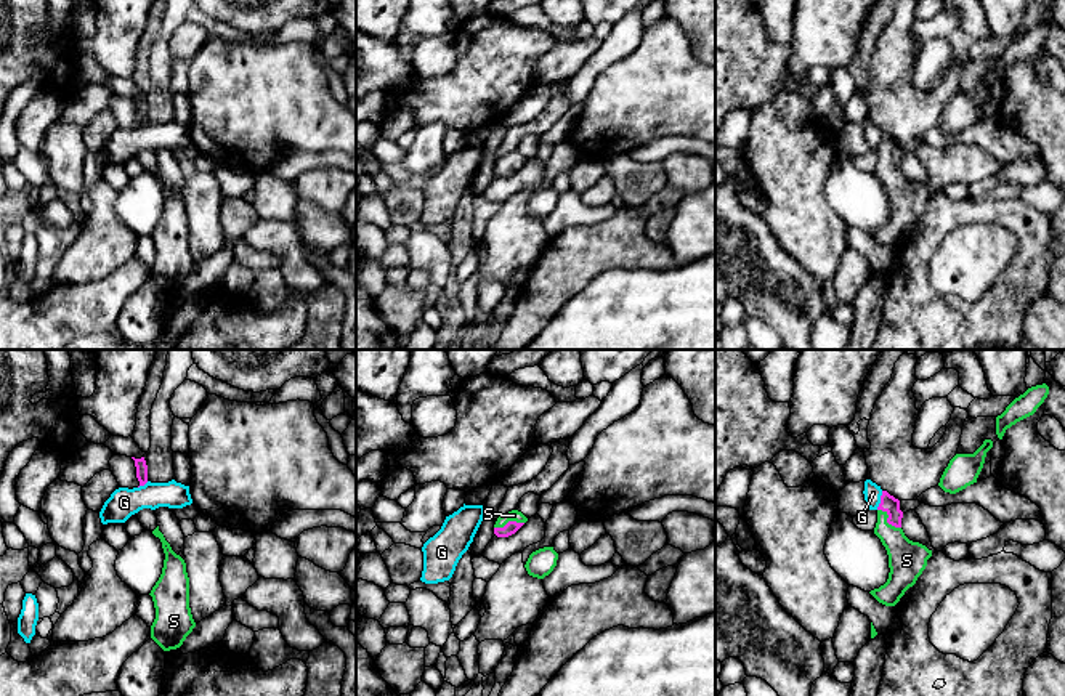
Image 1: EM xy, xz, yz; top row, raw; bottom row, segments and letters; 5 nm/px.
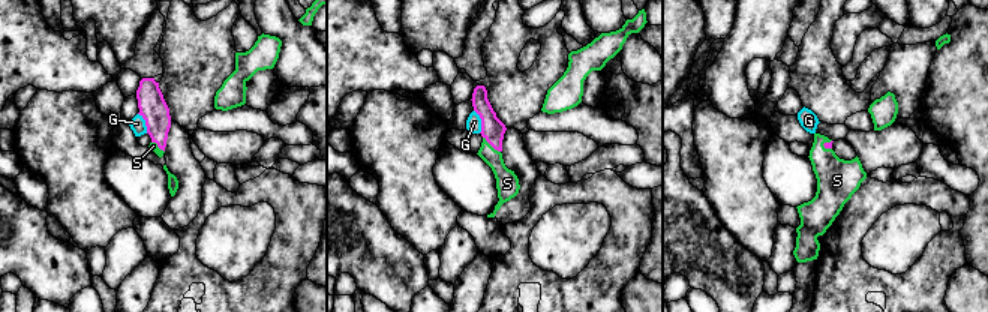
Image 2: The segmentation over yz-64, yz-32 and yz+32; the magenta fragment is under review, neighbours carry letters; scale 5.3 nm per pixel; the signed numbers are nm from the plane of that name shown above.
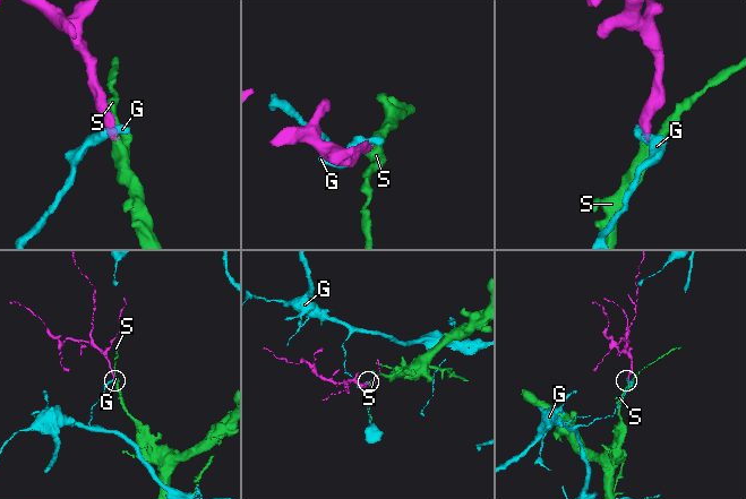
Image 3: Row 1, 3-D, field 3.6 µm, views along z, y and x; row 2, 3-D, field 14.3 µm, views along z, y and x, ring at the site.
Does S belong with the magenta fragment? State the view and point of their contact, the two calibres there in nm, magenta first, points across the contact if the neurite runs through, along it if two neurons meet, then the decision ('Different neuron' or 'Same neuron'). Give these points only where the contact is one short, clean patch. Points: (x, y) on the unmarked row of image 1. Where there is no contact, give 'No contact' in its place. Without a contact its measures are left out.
Touches magenta at yz (887, 161). Thickness 90 nm (magenta) against 190 nm. Path across: yz (889, 145), (887, 161), (889, 172), (907, 201). Same neuron

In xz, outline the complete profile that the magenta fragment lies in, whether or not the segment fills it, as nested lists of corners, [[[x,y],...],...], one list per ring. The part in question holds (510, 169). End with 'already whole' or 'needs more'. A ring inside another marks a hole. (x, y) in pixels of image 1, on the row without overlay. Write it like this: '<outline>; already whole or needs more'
[[[512,151],[497,159],[494,175],[497,178],[508,178],[515,175],[526,162],[528,159],[521,152]]]; needs more

